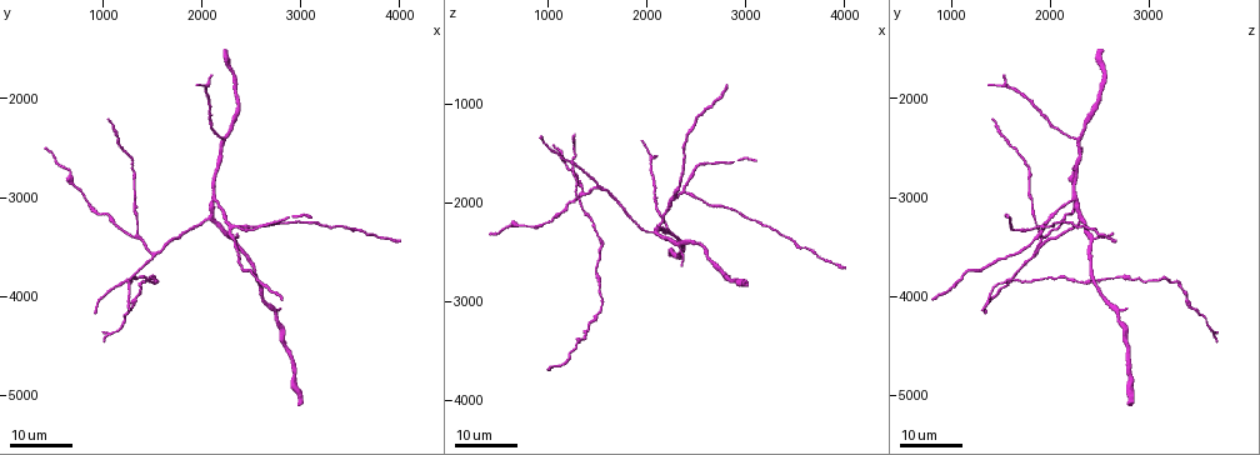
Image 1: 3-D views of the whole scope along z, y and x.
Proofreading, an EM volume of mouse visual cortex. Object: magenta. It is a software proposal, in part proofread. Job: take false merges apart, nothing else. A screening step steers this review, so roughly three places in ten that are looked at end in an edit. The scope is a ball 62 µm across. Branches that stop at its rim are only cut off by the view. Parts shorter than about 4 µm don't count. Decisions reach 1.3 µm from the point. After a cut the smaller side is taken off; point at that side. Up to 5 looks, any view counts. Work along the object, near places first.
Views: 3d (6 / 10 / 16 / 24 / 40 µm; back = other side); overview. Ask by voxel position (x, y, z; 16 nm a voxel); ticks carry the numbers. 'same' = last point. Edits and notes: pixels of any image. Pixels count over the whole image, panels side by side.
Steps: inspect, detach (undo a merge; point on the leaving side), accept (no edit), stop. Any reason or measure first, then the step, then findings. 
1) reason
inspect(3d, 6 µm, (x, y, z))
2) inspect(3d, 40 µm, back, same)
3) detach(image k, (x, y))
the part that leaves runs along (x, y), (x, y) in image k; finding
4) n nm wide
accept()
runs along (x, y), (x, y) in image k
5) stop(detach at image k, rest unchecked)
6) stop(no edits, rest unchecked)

a fork
inspect(3d, 16 µm, (2280, 3300, 1940))

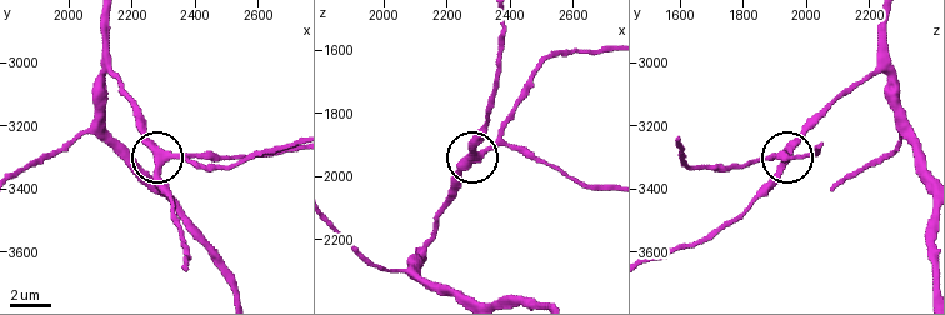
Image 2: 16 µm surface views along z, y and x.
inspect(3d, 6 µm, (2310, 3300, 1930))

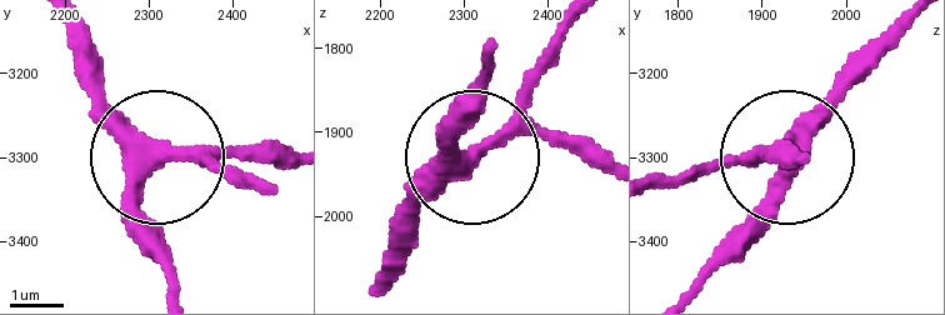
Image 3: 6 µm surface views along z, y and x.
side arm 26 µm
accept()
runs along (65, 29), (91, 83), (154, 150), (145, 254) in image 3; all the same cell

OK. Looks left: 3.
four or more arms meet
inspect(3d, 16 µm, (1260, 3820, 1600))

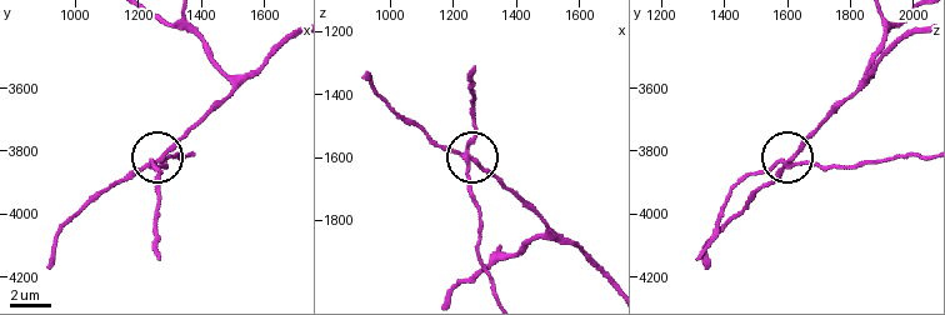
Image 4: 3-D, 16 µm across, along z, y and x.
inspect(3d, 6 µm, (1250, 3840, 1630))

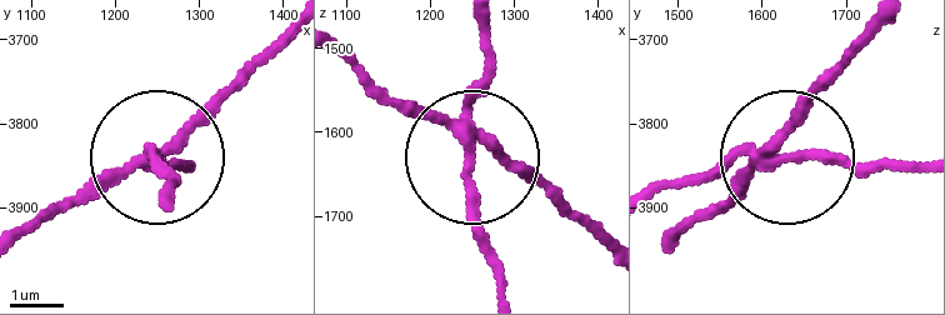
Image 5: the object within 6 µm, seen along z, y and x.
220 nm wide
detach(image 5, (179, 178))
the part that leaves runs along (464, 136), (464, 199), (499, 293) in image 5; two cells meet here

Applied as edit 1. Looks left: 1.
stop(detach at image 5, rest unchecked)

